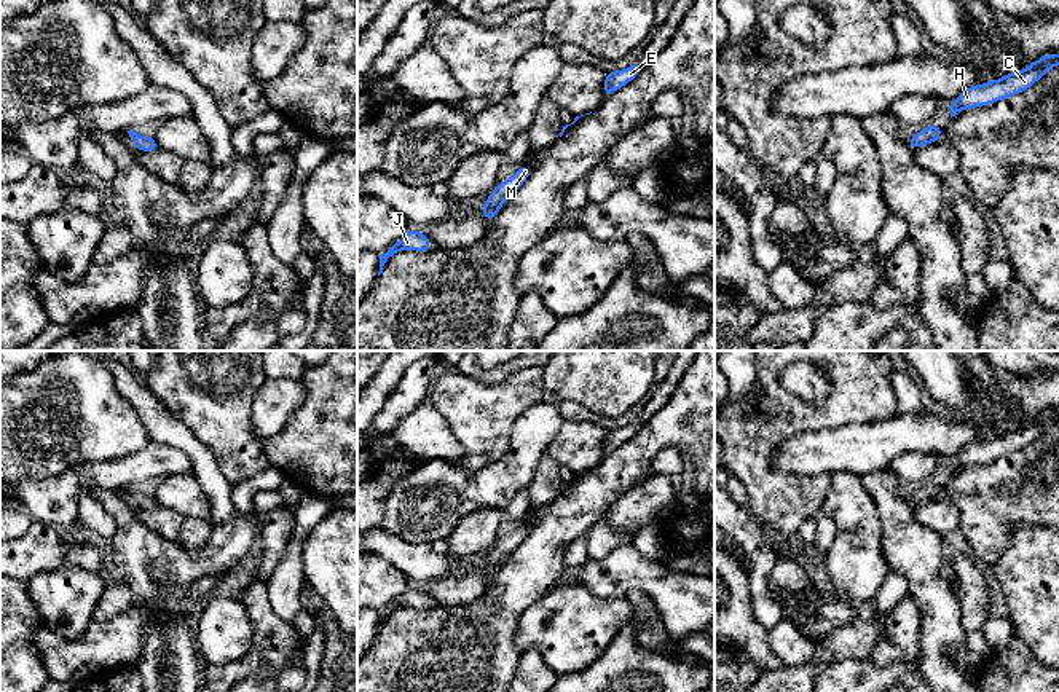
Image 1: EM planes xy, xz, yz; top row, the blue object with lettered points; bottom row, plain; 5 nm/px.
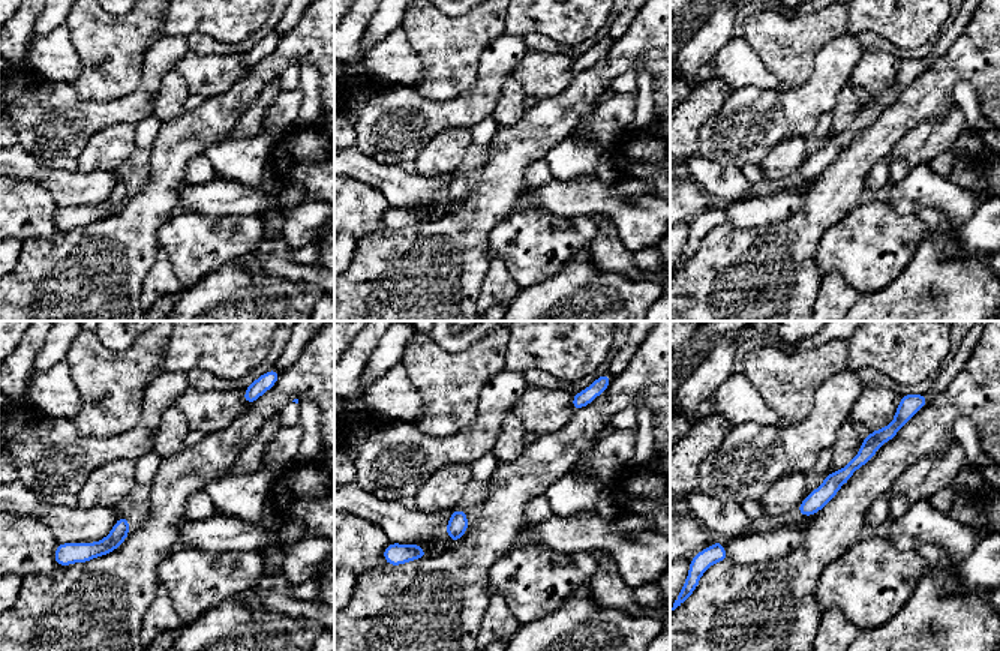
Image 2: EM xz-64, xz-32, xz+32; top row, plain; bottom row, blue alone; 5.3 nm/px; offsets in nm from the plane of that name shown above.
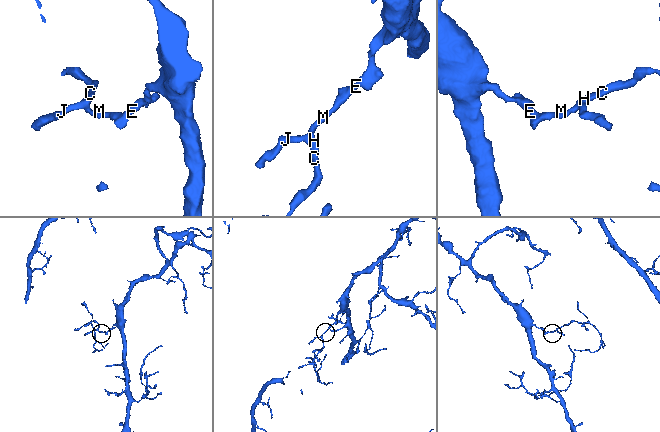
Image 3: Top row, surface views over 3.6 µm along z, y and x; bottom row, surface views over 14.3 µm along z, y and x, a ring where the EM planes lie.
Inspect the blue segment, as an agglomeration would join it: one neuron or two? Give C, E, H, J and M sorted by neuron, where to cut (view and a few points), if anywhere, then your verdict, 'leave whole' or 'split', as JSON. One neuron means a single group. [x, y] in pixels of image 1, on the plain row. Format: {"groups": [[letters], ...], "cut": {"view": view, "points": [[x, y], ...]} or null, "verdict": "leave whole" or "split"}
{"groups": [["C", "E", "H", "J", "M"]], "cut": null, "verdict": "leave whole"}

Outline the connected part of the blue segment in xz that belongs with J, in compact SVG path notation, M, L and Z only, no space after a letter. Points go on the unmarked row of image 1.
M411 585L402 596L399 596L391 606L388 606L383 612L380 612L380 630L383 630L384 620L402 607L416 607L416 609L429 609L432 607L431 598L419 587Z

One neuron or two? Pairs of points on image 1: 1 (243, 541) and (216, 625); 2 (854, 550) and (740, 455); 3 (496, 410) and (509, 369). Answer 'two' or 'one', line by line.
1: two
2: two
3: two

